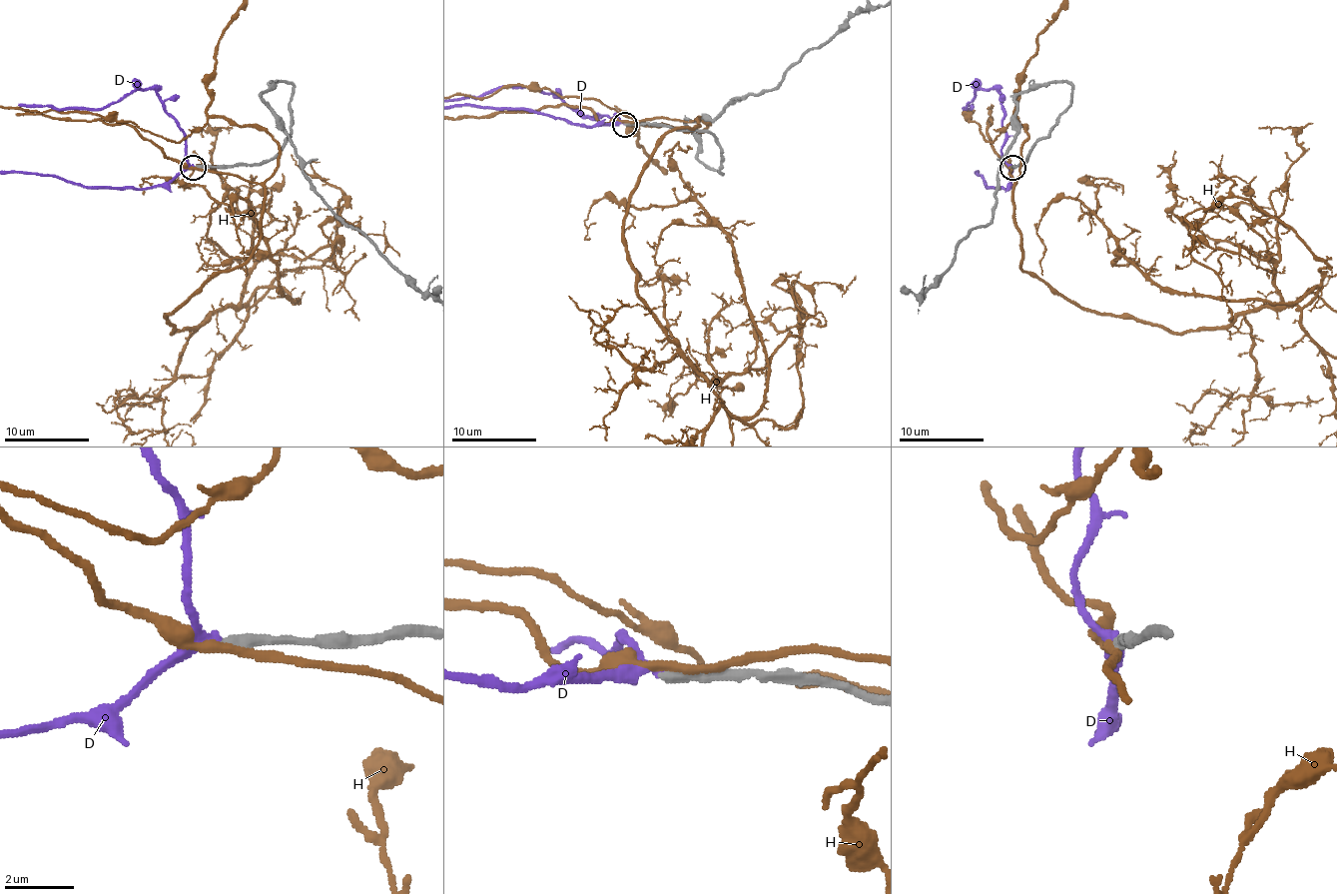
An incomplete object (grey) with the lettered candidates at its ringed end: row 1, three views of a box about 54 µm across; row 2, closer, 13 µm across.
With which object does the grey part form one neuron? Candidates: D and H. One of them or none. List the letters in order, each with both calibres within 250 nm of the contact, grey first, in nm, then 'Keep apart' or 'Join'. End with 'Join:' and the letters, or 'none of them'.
D: Thickness 360 nm (grey) against 200 nm. Keep apart
H: Thickness 400 nm (grey) against 260 nm. Keep apart
Join: none of them

